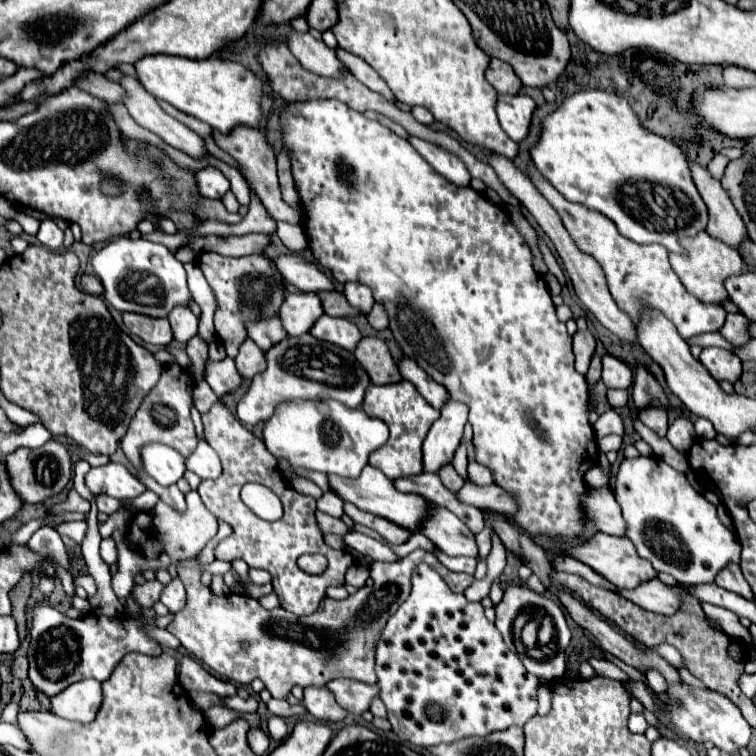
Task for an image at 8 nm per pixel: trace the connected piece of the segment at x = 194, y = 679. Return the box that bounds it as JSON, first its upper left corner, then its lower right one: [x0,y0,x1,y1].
[179,655,237,697]

